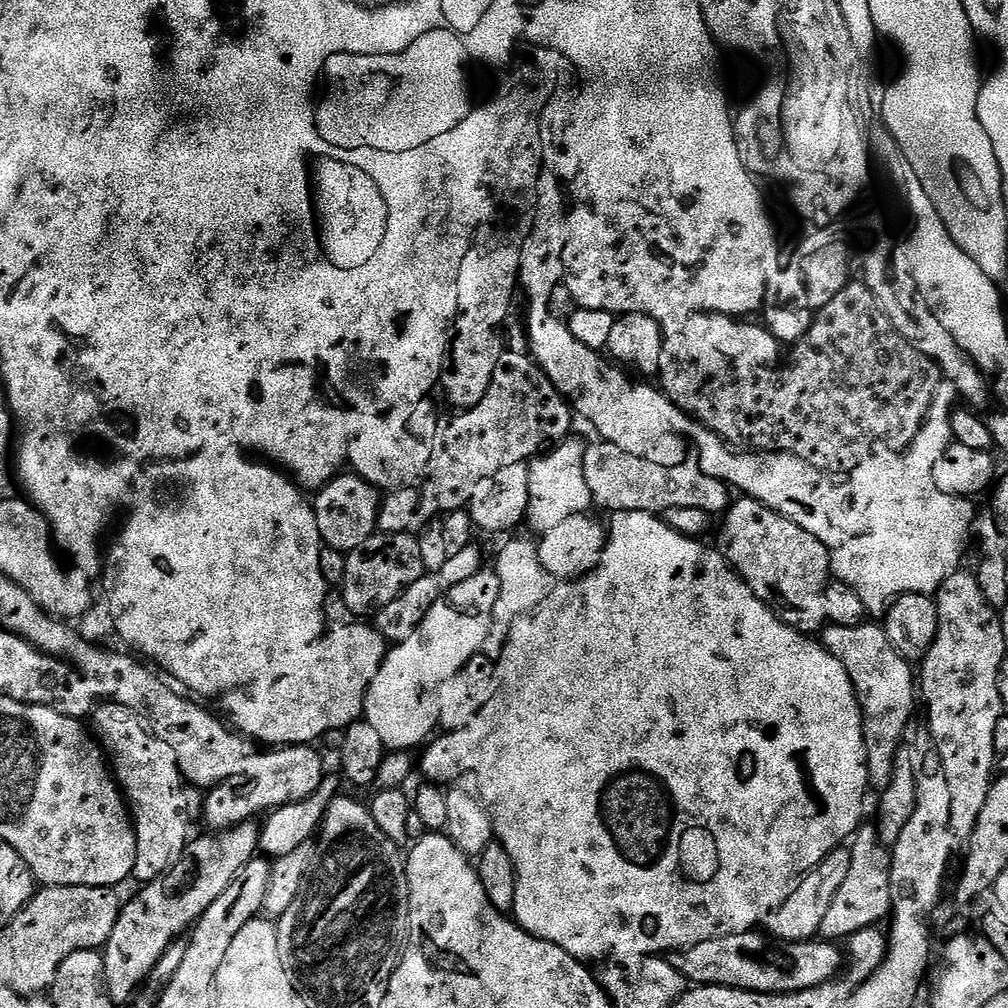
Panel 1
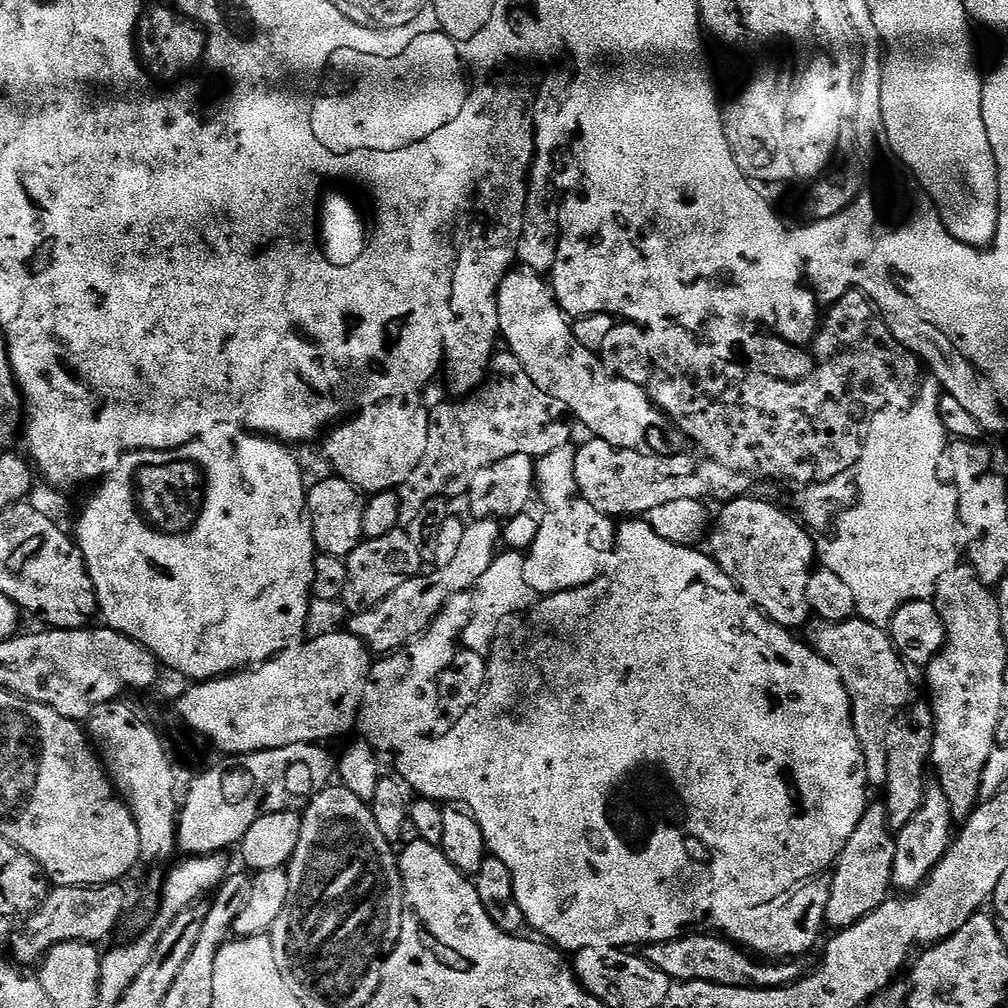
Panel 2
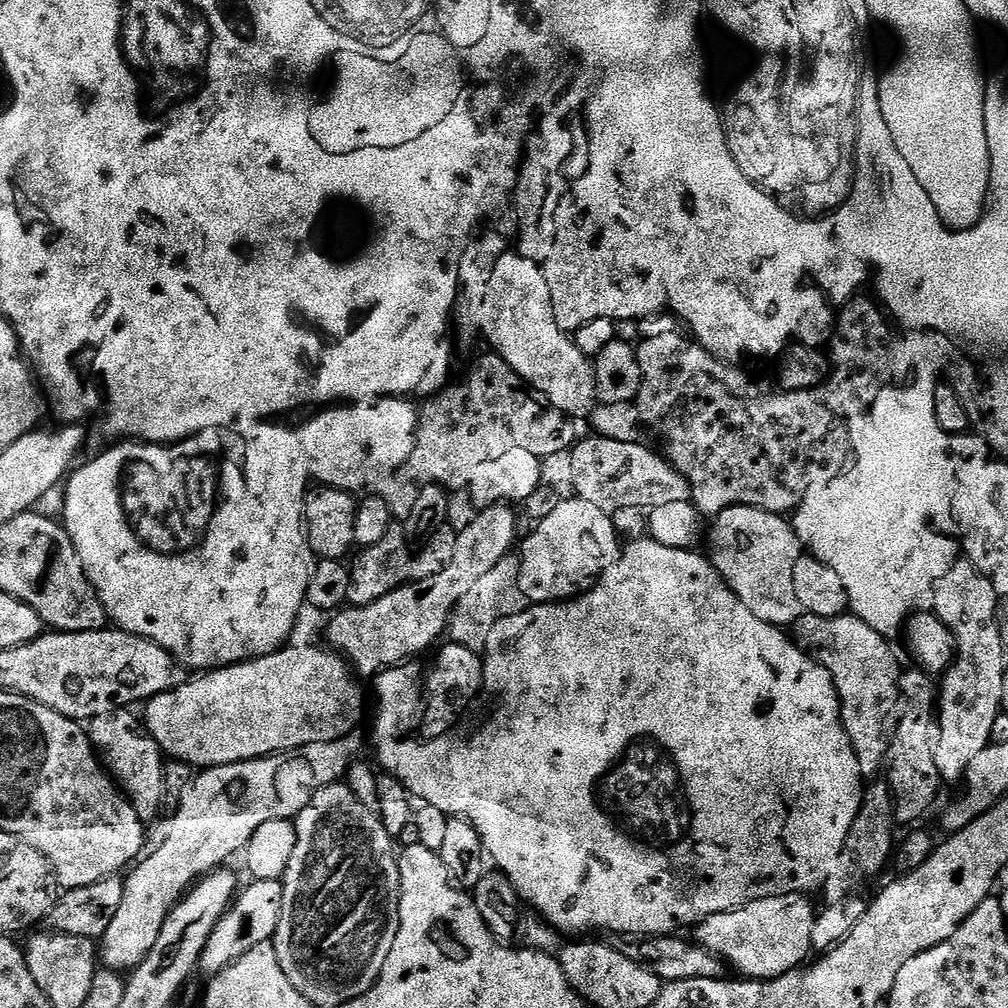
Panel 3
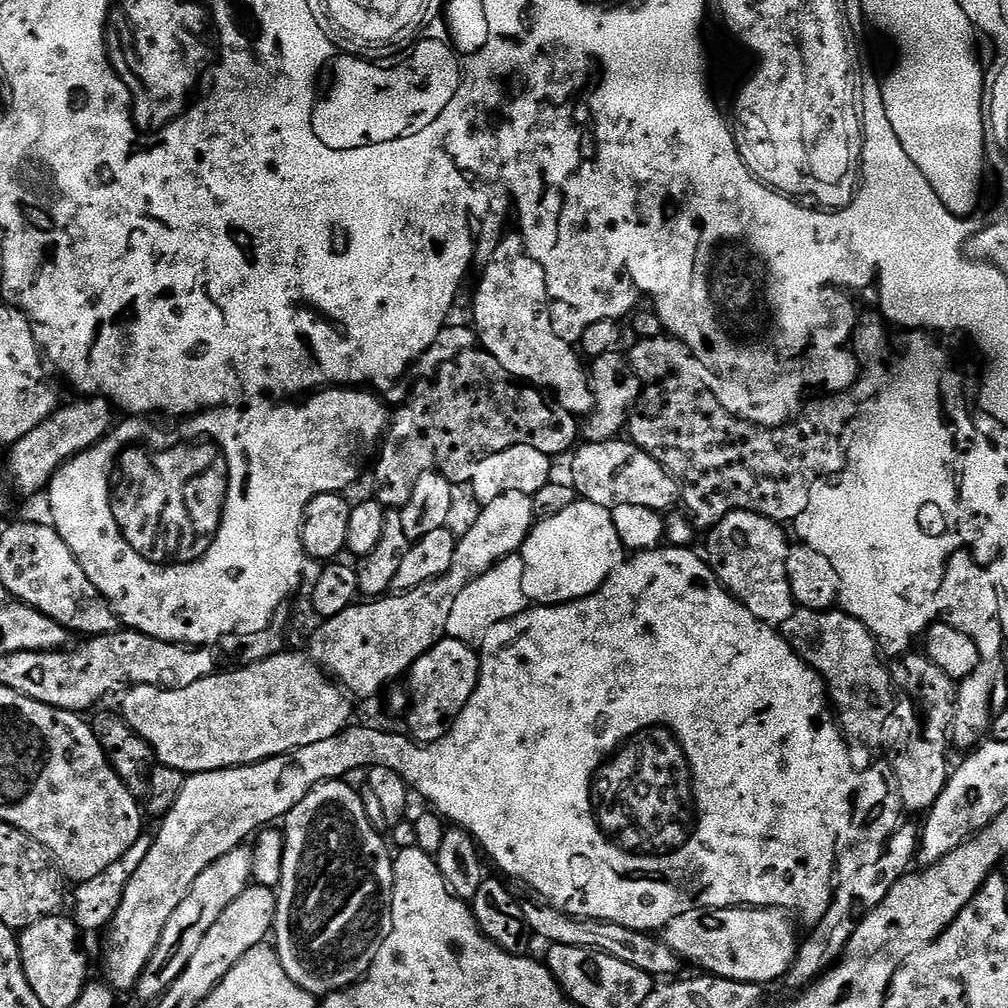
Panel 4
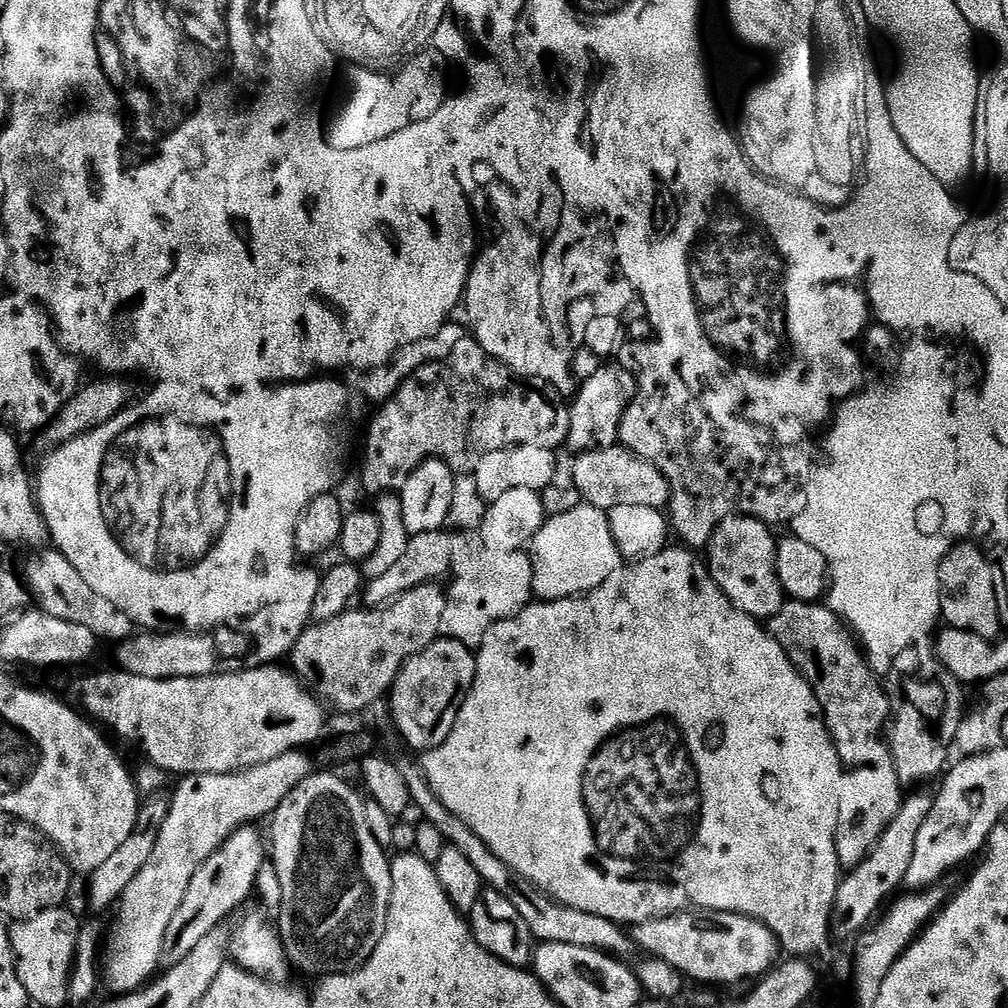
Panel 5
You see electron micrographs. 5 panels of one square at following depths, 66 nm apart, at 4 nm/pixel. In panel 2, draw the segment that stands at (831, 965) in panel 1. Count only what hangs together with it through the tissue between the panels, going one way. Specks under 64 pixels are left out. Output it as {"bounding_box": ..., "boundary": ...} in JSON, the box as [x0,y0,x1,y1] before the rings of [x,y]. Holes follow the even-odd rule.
{"bounding_box":[642,934,805,988],"boundary":[[[685,934],[677,940],[666,942],[654,942],[645,944],[642,948],[644,959],[649,960],[662,974],[669,976],[674,982],[710,982],[718,986],[730,986],[731,988],[782,988],[786,984],[795,984],[801,976],[805,975],[801,961],[796,958],[784,958],[779,962],[769,962],[743,948],[731,939],[723,940],[720,936],[692,936],[696,934]]]}

